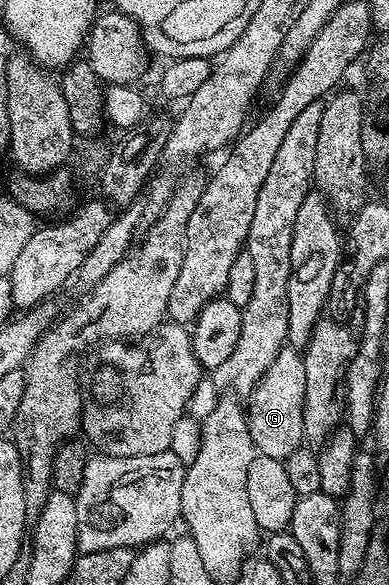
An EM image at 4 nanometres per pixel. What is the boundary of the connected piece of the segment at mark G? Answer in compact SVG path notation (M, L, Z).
M285 345L274 357L274 365L262 373L256 388L247 396L246 414L252 446L259 454L285 461L305 442L304 398L306 397L306 365L297 348Z

